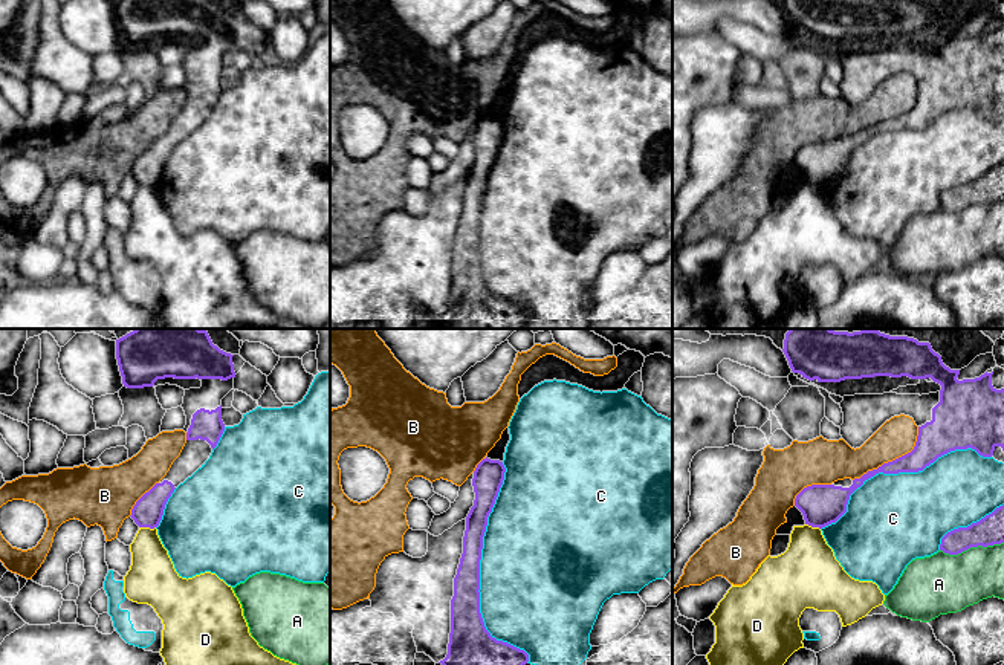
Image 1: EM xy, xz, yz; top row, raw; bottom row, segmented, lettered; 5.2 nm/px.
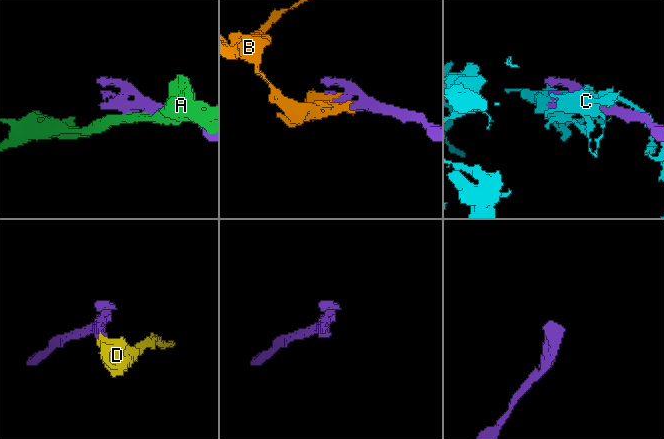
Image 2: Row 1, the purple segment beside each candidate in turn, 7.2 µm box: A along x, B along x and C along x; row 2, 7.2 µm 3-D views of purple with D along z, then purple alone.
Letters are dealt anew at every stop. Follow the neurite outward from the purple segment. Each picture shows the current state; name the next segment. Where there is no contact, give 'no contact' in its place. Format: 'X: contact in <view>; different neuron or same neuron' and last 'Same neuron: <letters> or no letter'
A: contact in yz; different neuron
B: contact in yz; different neuron
C: contact in xz; different neuron
D: contact in xy; different neuron
Same neuron: no letter

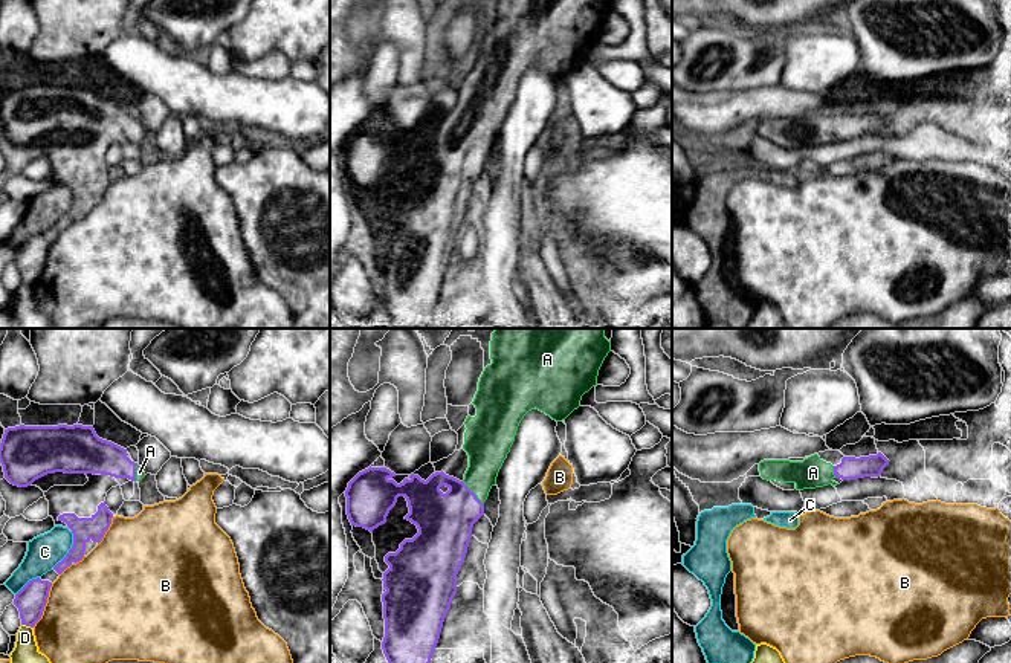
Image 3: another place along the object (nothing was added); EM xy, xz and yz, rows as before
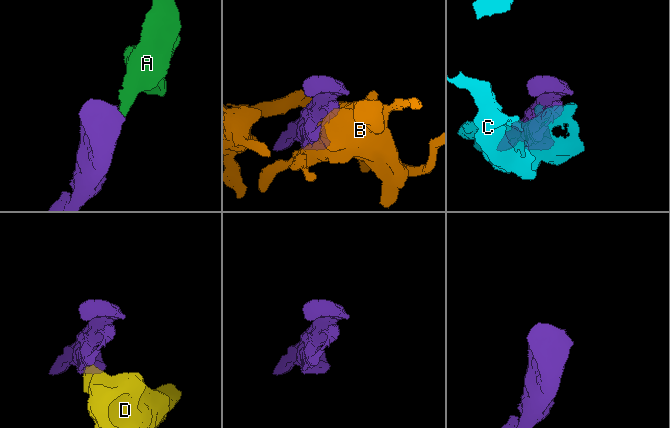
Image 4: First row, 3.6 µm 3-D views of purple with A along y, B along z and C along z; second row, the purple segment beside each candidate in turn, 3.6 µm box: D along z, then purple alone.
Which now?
A: contact in xz; same neuron
B: contact in xy; different neuron
C: contact in xy; different neuron
D: contact in xy; different neuron
Same neuron: A

